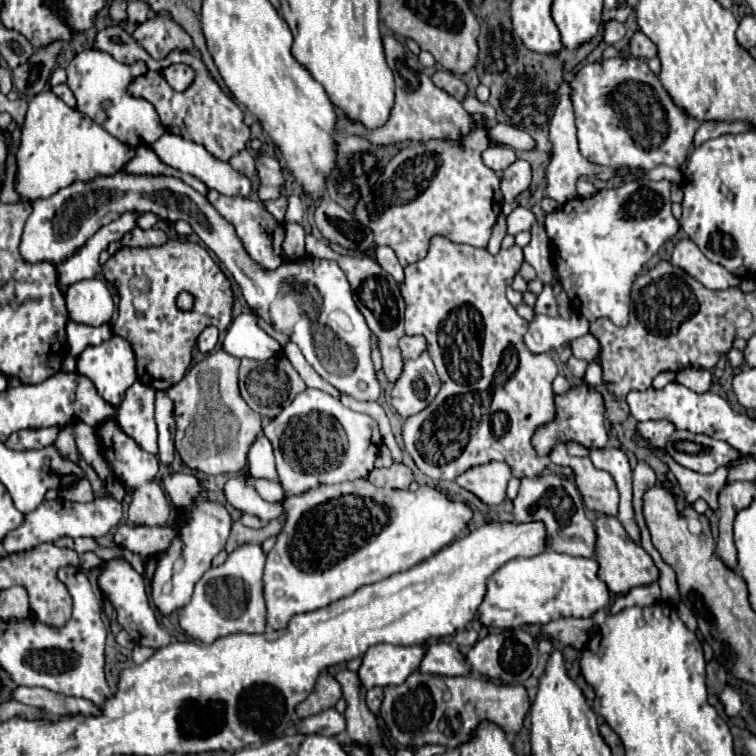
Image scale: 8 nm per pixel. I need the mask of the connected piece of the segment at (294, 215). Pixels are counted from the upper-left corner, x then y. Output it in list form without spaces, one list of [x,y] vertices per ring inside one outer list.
[[[287,196],[287,202],[289,202],[289,206],[287,206],[285,220],[301,222],[301,218],[303,218],[303,204],[301,204],[299,196]]]

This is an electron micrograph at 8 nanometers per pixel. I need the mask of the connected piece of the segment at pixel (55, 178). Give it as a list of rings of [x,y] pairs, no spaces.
[[[51,90],[39,92],[31,102],[25,118],[25,126],[21,130],[21,146],[17,150],[17,184],[15,190],[29,202],[37,198],[49,198],[53,192],[73,184],[75,180],[93,180],[95,176],[109,176],[117,170],[125,168],[125,164],[133,158],[133,148],[121,144],[115,136],[109,136],[105,128],[89,120],[89,116],[81,114],[75,108],[69,108],[61,98],[57,98]]]

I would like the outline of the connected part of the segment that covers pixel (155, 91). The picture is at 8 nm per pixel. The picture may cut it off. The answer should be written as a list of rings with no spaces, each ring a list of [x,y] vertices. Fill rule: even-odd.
[[[111,26],[111,28],[105,28],[97,34],[97,44],[95,44],[97,50],[105,50],[109,52],[115,60],[119,60],[121,64],[135,64],[135,62],[145,62],[147,66],[147,72],[133,78],[131,84],[127,86],[127,92],[131,96],[137,96],[137,98],[145,98],[149,100],[157,114],[161,116],[161,122],[163,126],[173,132],[173,134],[179,134],[195,144],[201,144],[203,148],[207,148],[209,154],[213,154],[217,160],[221,162],[229,162],[229,158],[233,158],[235,154],[239,154],[247,142],[249,142],[249,128],[243,124],[243,112],[239,110],[239,106],[217,86],[217,82],[209,76],[205,64],[201,62],[201,58],[193,52],[171,52],[165,60],[153,60],[121,26]],[[115,38],[121,40],[121,44],[115,42]],[[171,64],[187,64],[195,70],[195,80],[191,82],[189,90],[185,92],[175,92],[165,76],[163,76],[163,70]]]

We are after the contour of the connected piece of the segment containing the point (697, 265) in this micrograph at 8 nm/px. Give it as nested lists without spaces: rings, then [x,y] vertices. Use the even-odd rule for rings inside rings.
[[[689,238],[681,240],[675,246],[675,250],[671,254],[671,264],[685,270],[689,276],[693,276],[705,288],[711,288],[711,290],[725,290],[725,288],[731,288],[731,286],[739,286],[737,276],[733,276],[723,266],[707,260],[705,254],[697,248],[697,244]]]

